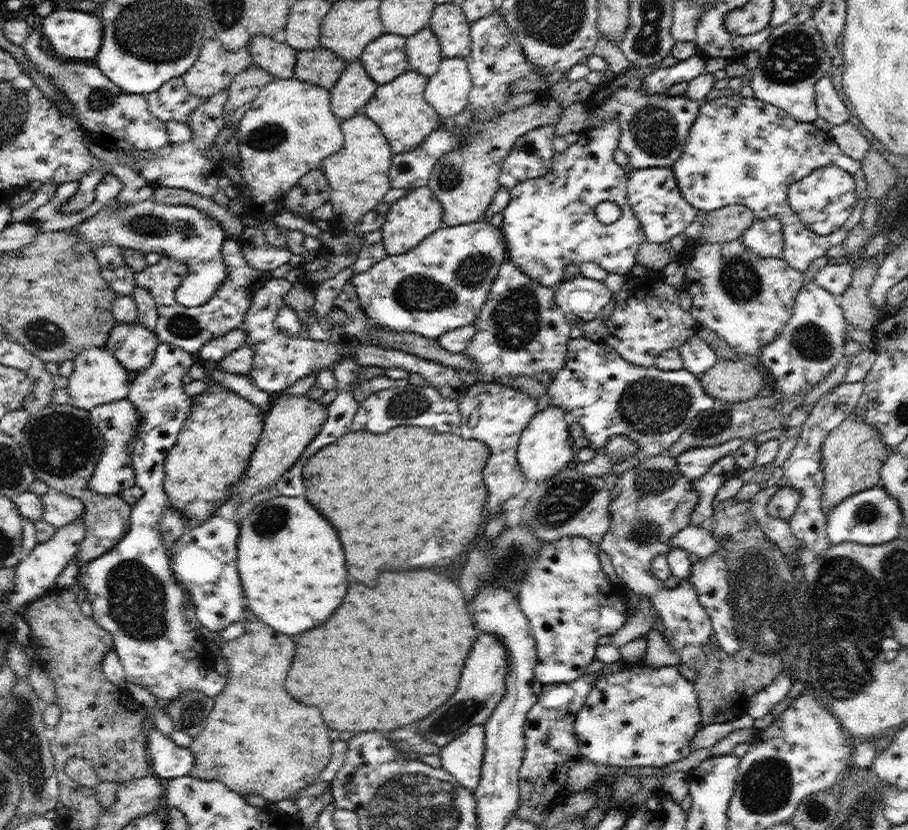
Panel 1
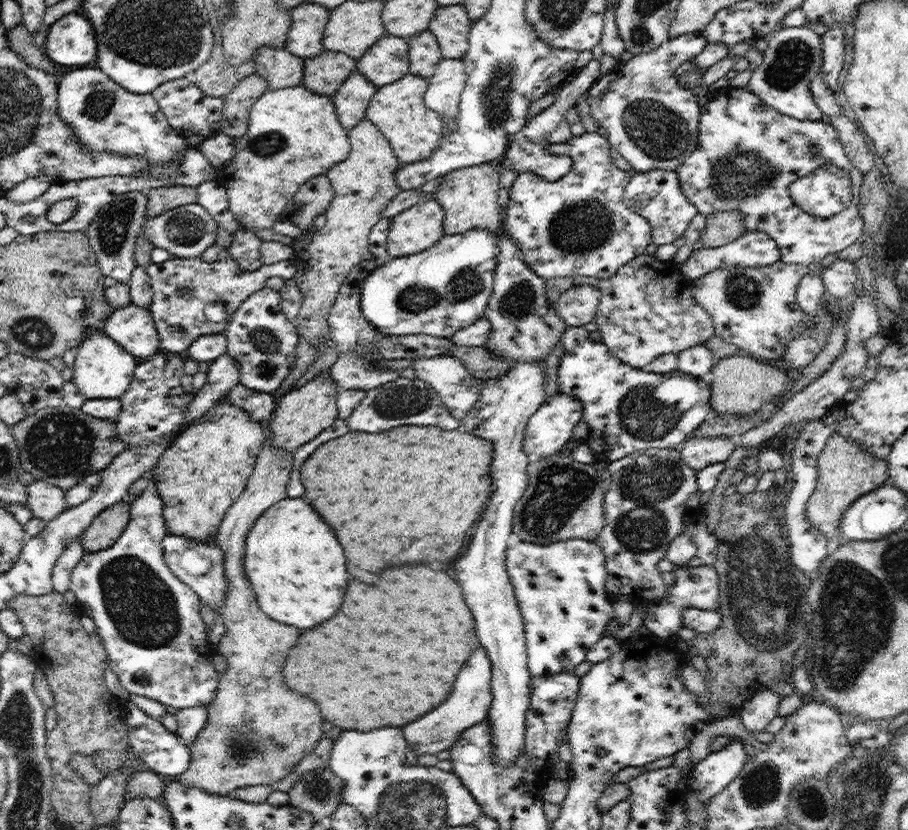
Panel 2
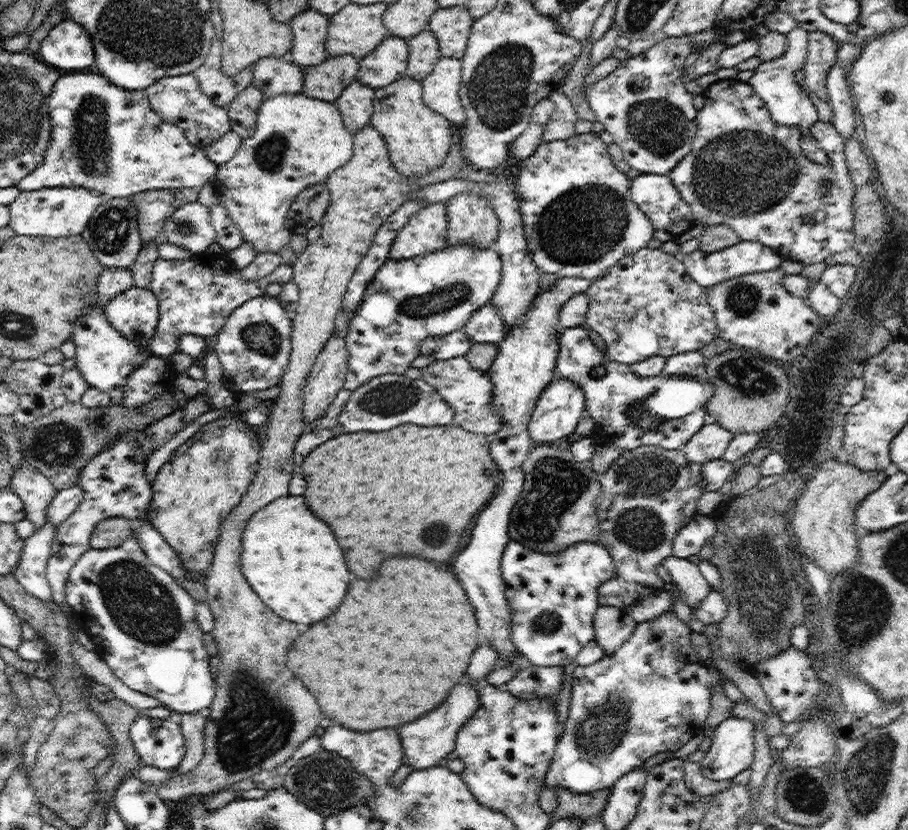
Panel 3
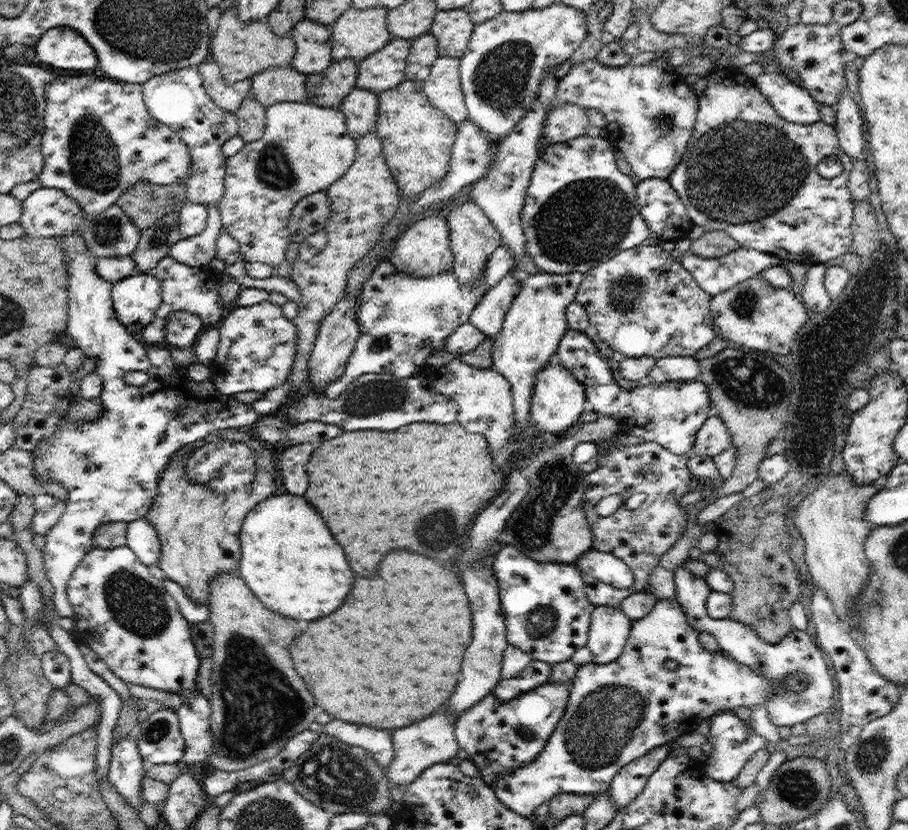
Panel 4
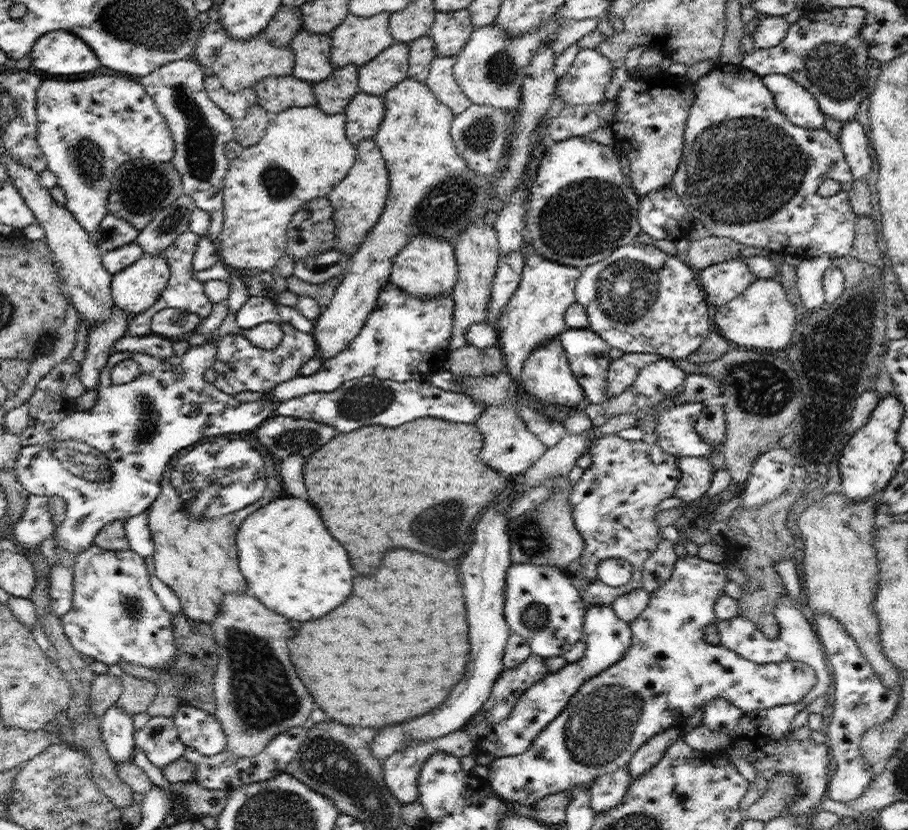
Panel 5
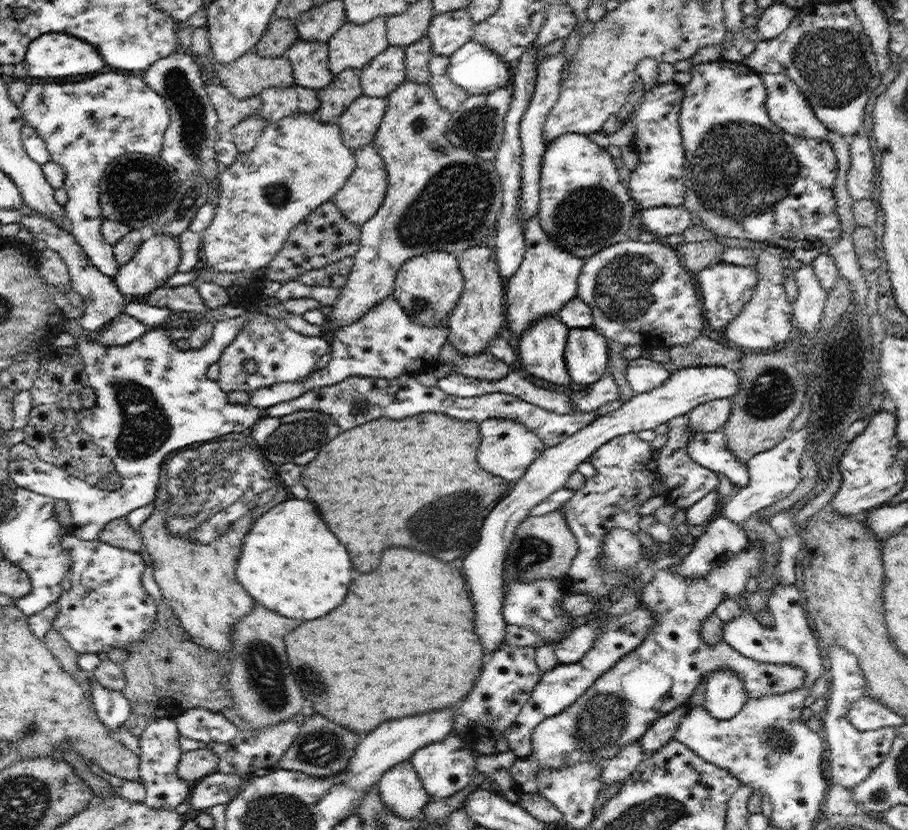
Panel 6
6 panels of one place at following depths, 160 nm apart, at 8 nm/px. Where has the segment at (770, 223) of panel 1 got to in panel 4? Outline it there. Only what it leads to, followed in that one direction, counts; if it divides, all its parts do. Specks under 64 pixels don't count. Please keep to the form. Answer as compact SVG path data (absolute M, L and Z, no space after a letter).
M740 246L736 247L736 250L730 254L726 254L720 258L700 258L696 254L692 254L690 251L681 254L681 264L685 270L695 279L695 282L712 296L716 296L726 290L732 290L732 288L750 280L750 278L757 277L762 271L767 270L770 267L781 265L780 260L775 255L769 253L762 253L756 250L748 250Z

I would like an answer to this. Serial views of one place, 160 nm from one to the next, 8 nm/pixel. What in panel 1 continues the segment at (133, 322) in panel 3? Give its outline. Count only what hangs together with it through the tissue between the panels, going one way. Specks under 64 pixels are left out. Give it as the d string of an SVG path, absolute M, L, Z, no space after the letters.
M138 322L122 323L111 330L106 348L134 375L152 364L158 342L155 333Z

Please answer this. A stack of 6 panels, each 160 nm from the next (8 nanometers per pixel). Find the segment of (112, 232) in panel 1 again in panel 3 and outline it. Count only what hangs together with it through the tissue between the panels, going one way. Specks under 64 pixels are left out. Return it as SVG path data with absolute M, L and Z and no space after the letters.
M198 200L175 210L164 223L162 233L167 242L192 254L215 248L216 231L211 223L210 210Z

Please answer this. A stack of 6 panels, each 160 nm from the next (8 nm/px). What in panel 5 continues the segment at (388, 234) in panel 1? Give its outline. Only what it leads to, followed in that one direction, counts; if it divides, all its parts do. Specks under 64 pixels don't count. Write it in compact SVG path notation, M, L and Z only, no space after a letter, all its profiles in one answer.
M426 233L416 235L404 246L404 250L400 250L400 254L396 254L389 280L394 286L418 298L451 295L458 280L455 248L445 238Z

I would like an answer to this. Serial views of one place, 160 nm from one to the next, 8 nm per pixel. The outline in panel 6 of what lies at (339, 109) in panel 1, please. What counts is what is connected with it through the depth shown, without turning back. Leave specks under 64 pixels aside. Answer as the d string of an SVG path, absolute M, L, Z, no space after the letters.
M362 94L338 117L342 140L350 150L372 144L386 107L386 98Z

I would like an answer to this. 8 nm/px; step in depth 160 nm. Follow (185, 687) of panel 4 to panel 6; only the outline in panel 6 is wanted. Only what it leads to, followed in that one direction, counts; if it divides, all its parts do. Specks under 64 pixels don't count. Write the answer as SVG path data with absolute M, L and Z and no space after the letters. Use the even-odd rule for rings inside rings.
M66 534L62 543L70 557L70 590L57 600L59 611L51 628L57 630L78 653L108 652L112 648L128 649L133 642L145 640L157 617L157 601L142 584L145 571L140 552L121 549L102 542ZM191 709L183 713L173 714L173 717L178 726L179 735L198 740L204 744L212 743L212 741L216 741L216 743L228 742L236 737L240 729L226 719L222 713L212 712L208 709Z

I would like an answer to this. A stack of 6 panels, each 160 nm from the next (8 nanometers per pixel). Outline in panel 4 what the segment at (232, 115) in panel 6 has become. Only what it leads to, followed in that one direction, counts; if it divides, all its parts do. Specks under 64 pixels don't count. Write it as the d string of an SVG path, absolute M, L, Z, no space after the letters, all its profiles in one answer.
M212 58L200 63L198 69L208 96L224 110L235 112L241 107L241 102L251 95L251 79L243 78L230 86L224 84L221 68Z

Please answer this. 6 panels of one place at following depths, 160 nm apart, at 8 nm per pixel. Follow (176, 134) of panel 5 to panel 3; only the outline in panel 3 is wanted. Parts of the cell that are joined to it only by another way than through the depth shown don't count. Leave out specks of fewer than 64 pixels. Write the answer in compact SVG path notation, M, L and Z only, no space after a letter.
M195 72L168 76L143 89L150 101L152 110L165 121L179 126L187 136L188 142L206 150L212 142L231 131L227 107L216 106L200 88Z

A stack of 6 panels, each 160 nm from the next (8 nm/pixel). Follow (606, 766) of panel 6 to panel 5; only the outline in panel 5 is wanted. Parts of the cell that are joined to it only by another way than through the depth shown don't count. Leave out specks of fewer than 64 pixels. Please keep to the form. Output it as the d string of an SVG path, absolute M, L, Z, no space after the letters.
M628 765L620 767L612 774L598 777L590 788L594 814L616 807L626 795L630 784L632 784L631 782Z

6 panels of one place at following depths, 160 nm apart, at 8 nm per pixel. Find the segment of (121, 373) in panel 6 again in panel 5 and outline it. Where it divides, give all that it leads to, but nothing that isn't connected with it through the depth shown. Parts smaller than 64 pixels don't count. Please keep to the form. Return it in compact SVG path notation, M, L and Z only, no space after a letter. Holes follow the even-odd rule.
M222 336L213 338L206 344L191 346L186 354L182 354L178 360L160 359L146 353L132 353L116 351L108 357L106 366L101 372L98 385L95 390L98 399L95 405L84 412L81 408L74 408L74 412L64 417L53 430L54 442L64 442L68 439L77 439L106 453L110 461L112 476L106 482L92 482L68 478L64 474L64 465L60 463L46 444L23 446L13 468L16 471L20 484L29 492L41 497L59 496L67 504L65 520L60 527L55 527L53 538L57 542L57 558L52 562L51 576L49 578L50 610L59 617L64 616L73 605L73 574L75 571L75 556L81 550L88 550L95 543L95 536L105 525L110 522L142 514L149 510L151 504L161 491L162 474L166 472L166 466L170 458L180 452L186 446L196 444L198 440L207 440L208 436L216 434L228 434L228 432L244 432L254 430L262 422L274 415L276 403L262 398L259 401L241 402L234 395L226 394L213 383L204 379L207 368L213 366L217 353L217 344ZM124 359L132 359L138 363L141 373L138 378L128 384L115 384L112 381L111 370Z

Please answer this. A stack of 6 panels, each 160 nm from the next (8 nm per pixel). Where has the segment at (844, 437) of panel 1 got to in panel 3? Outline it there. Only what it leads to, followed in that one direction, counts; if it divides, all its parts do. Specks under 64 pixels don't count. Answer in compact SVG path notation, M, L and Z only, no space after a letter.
M828 459L807 476L803 493L793 502L790 531L798 536L800 550L810 557L832 578L856 564L858 541L855 532L855 510L868 496L878 490L887 479L883 470L863 471L842 459Z

